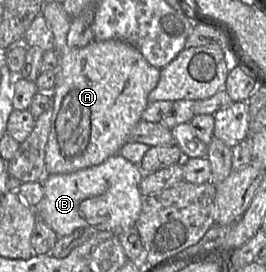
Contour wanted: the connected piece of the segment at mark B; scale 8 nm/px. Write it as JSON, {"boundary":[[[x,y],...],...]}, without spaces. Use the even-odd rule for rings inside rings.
{"boundary":[[[120,154],[108,157],[98,165],[67,174],[46,174],[42,179],[44,197],[36,205],[38,219],[44,221],[58,237],[67,236],[82,227],[108,231],[114,235],[135,227],[143,196],[139,184],[144,172]]]}

